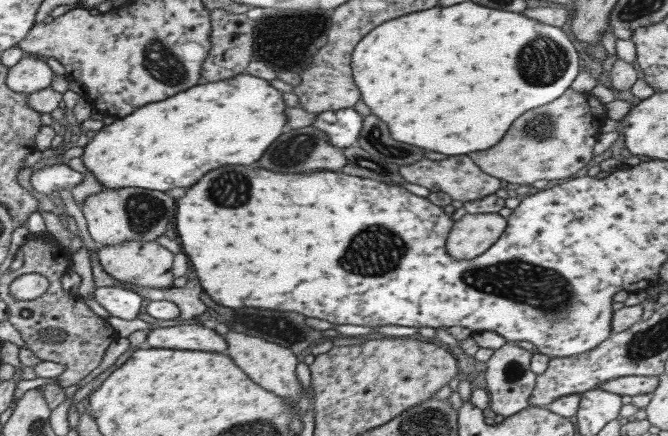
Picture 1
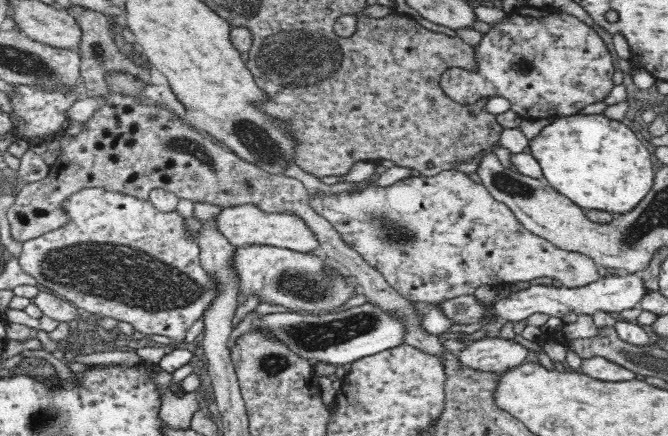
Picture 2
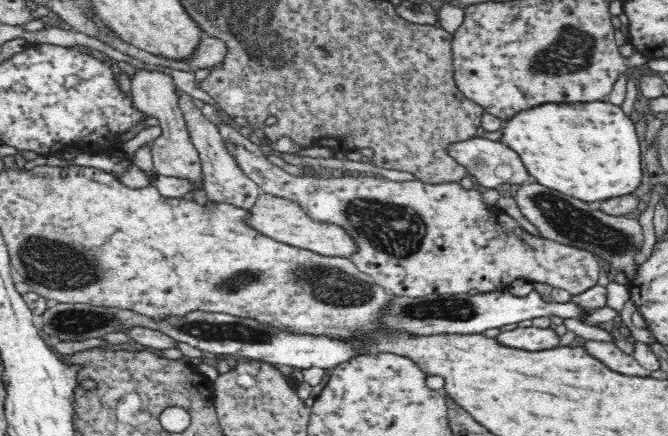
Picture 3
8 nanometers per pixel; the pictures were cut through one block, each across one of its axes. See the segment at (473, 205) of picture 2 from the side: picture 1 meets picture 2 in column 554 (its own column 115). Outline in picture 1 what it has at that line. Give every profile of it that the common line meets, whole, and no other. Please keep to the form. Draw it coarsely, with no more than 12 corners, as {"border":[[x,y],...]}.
{"border":[[157,241],[99,246],[119,282],[172,286],[173,254]]}

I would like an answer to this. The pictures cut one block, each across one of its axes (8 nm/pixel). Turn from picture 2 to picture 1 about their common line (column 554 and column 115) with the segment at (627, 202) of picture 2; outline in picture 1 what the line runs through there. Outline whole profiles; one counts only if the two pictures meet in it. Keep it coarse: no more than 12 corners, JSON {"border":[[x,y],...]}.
{"border":[[244,72],[95,131],[104,188],[189,188],[251,164],[286,127]]}

